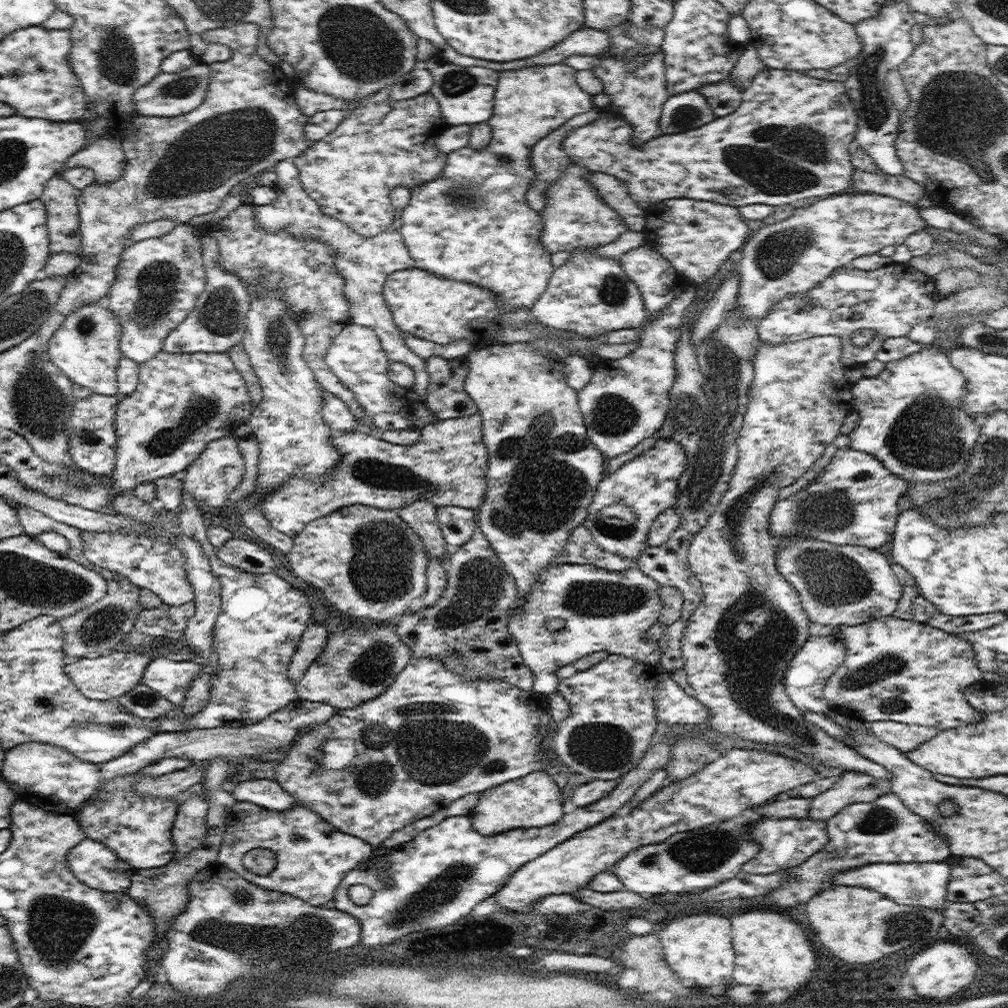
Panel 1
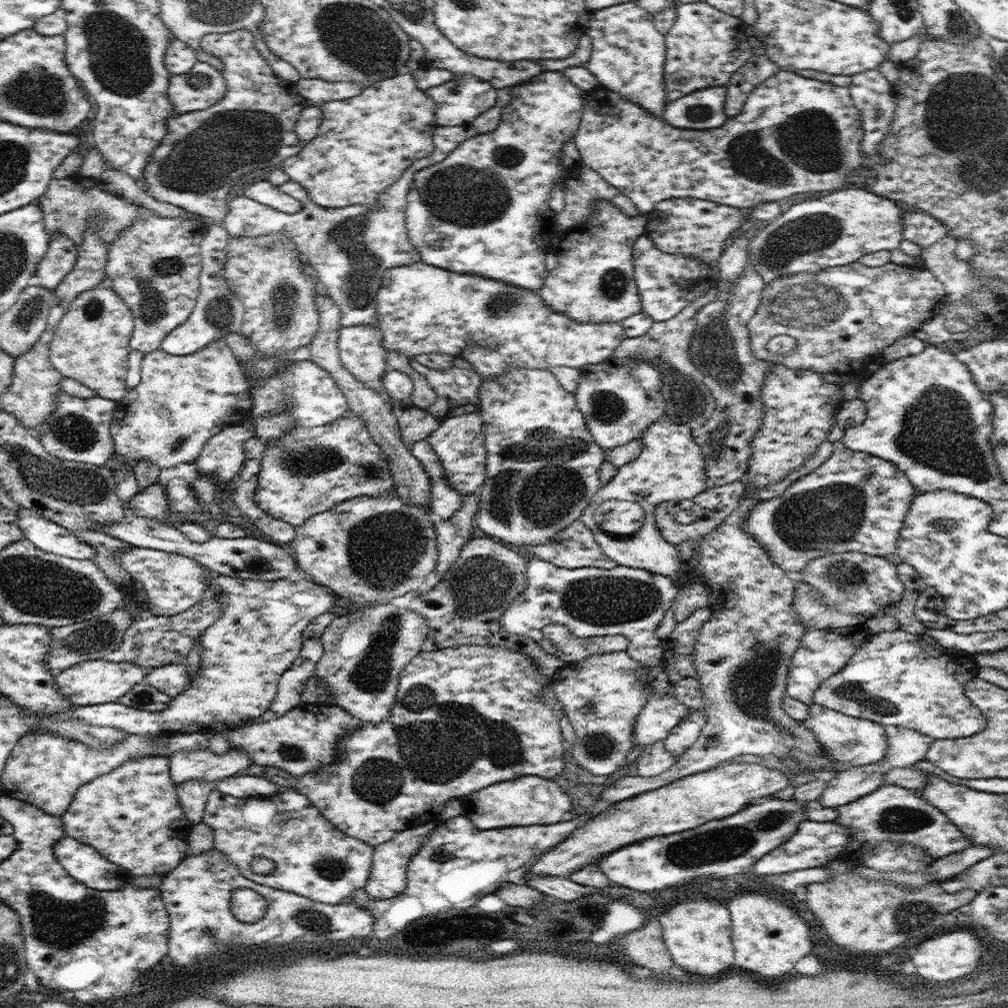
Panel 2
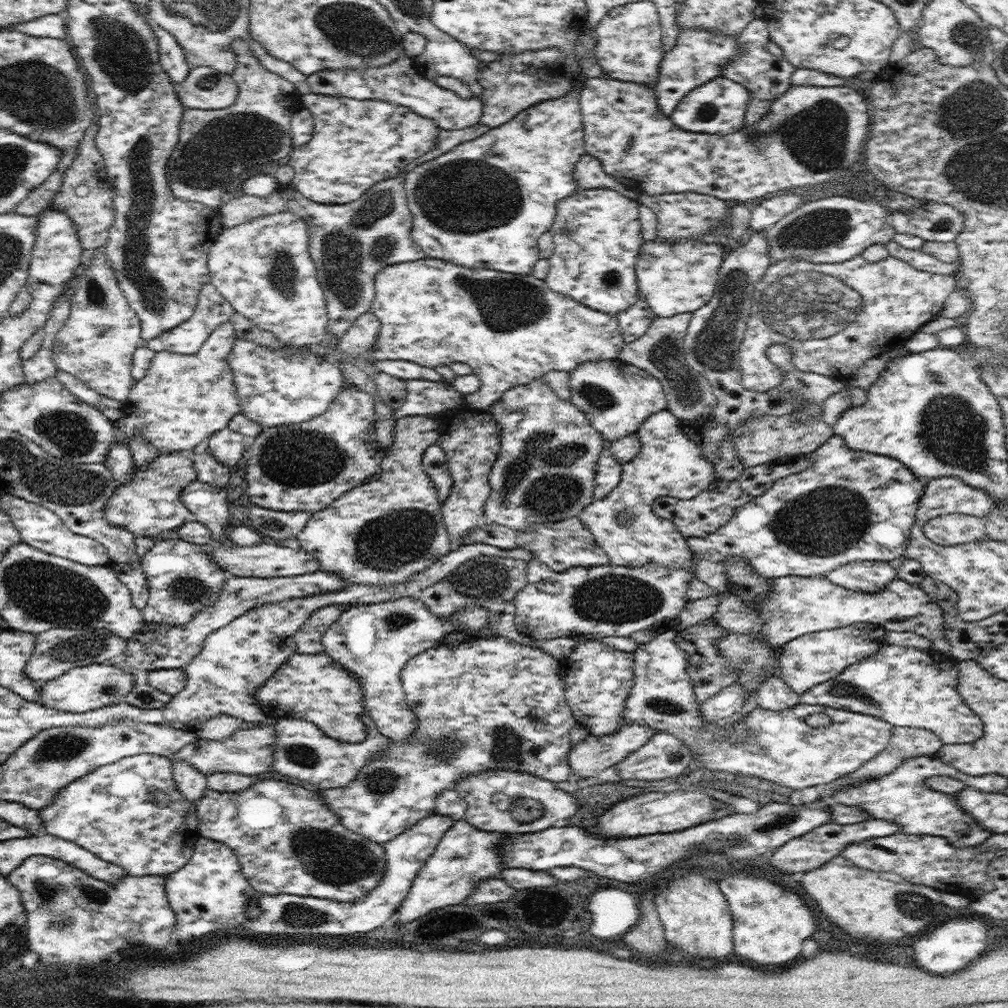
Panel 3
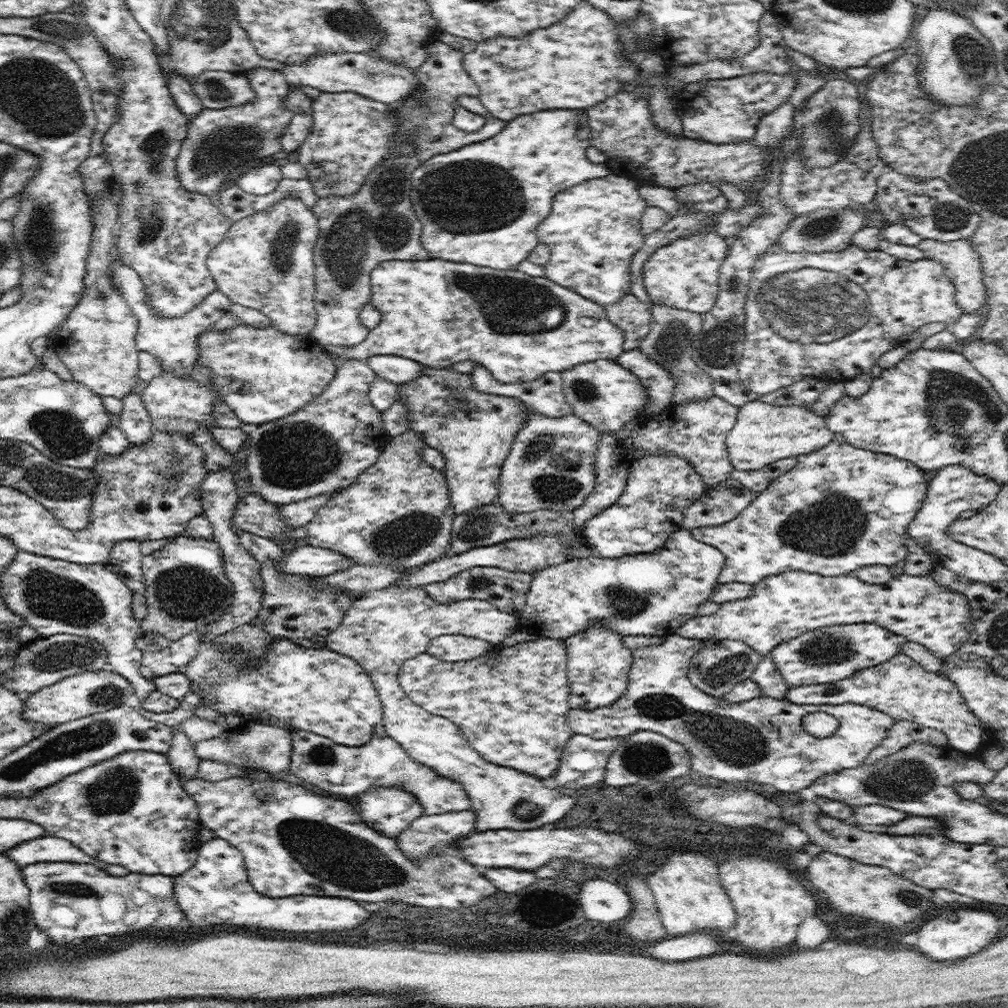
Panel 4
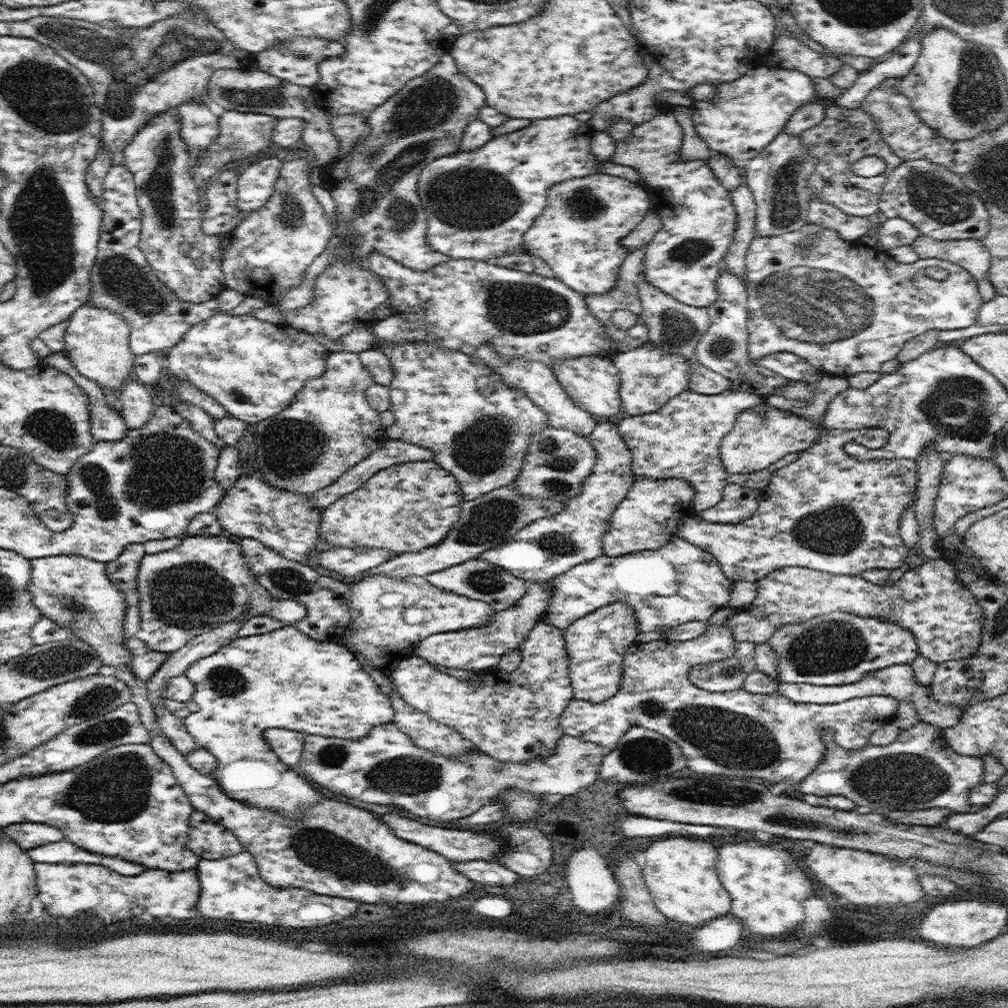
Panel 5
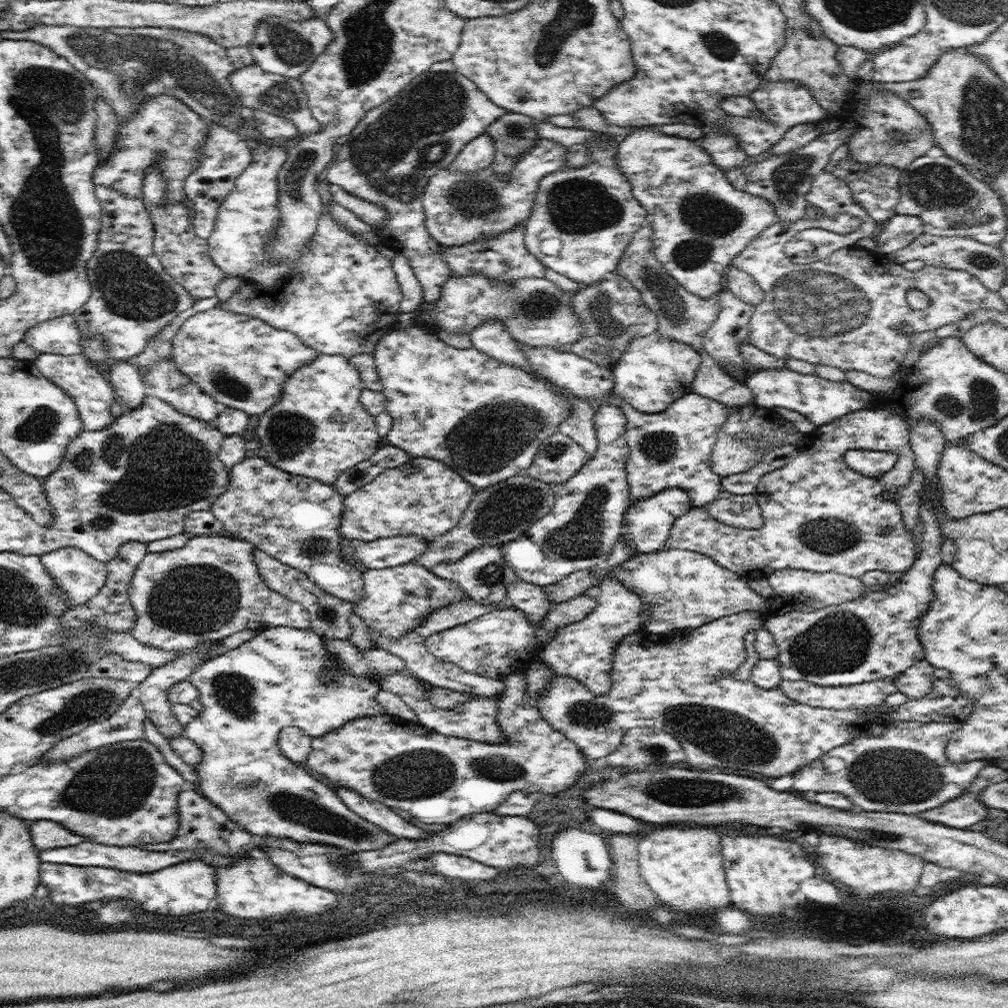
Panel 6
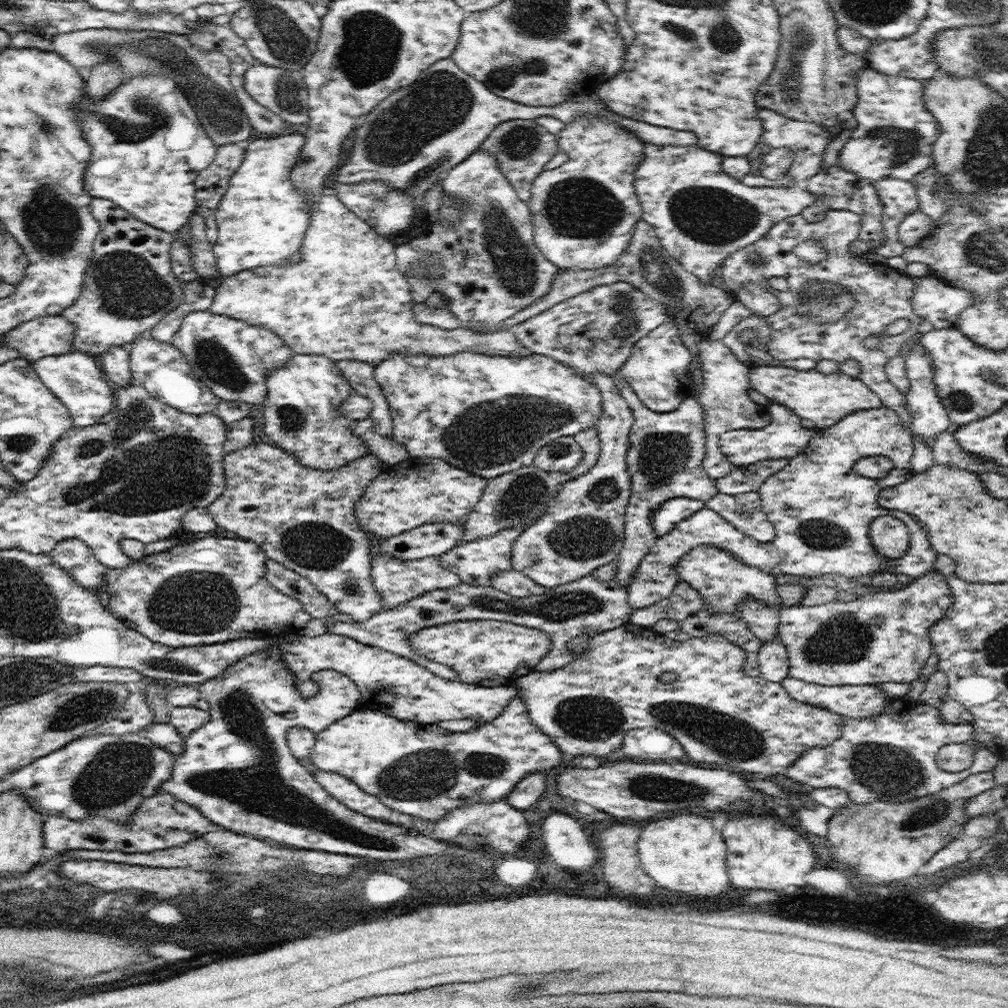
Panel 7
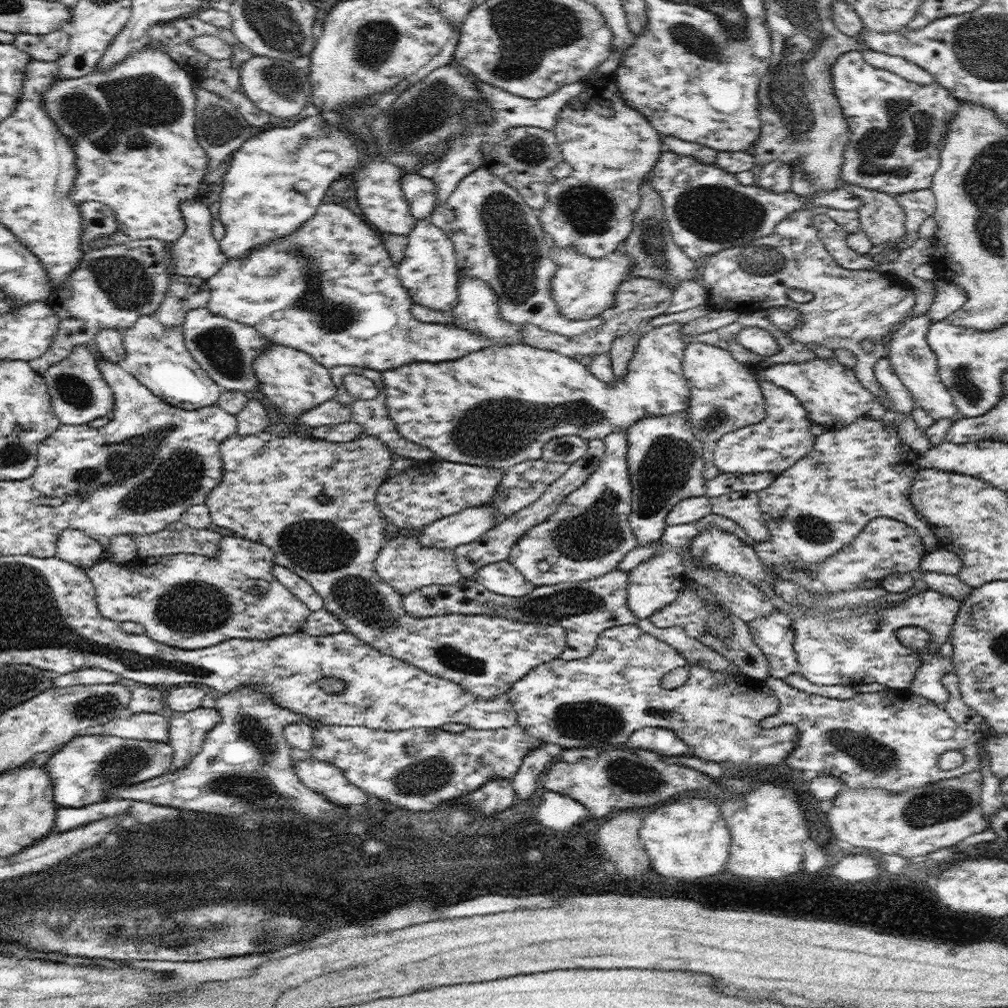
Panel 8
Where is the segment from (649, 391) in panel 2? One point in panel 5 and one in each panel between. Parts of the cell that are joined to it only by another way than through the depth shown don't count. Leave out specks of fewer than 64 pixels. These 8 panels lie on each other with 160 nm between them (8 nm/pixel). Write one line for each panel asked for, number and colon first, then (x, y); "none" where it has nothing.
3: (616, 397)
4: (607, 396)
5: (592, 382)

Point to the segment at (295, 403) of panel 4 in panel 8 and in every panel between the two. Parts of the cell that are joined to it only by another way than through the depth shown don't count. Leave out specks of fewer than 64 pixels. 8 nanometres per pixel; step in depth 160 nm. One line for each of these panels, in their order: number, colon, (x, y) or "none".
5: (254, 369)
6: (241, 361)
7: (233, 358)
8: (225, 349)

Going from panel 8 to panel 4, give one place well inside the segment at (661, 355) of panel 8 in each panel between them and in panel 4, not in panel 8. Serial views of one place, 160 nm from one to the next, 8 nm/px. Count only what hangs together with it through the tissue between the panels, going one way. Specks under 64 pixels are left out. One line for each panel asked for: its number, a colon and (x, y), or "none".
4: (474, 431)
5: (479, 429)
6: (485, 420)
7: (488, 415)

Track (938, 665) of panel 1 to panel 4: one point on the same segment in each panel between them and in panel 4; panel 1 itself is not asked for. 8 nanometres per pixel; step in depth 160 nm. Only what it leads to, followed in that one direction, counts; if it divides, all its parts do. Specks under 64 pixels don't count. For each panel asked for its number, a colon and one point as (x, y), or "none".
2: (898, 678)
3: (906, 687)
4: (903, 689)

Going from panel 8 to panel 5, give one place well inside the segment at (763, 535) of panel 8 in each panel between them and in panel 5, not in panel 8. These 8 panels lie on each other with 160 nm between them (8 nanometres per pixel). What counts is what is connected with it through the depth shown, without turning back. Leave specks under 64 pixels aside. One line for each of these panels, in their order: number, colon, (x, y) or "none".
5: (738, 503)
6: (741, 511)
7: (745, 511)

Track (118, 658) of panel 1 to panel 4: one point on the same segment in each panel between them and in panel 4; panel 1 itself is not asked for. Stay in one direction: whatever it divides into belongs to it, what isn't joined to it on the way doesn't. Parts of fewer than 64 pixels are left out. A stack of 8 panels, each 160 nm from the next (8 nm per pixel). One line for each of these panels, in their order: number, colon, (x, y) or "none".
2: (91, 682)
3: (82, 689)
4: (87, 693)

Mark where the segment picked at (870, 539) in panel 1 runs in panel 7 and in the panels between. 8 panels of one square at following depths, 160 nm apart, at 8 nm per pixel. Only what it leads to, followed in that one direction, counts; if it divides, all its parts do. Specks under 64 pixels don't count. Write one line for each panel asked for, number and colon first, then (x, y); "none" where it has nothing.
2: (853, 502)
3: (848, 506)
4: (839, 508)
5: (828, 511)
6: (820, 515)
7: (821, 508)

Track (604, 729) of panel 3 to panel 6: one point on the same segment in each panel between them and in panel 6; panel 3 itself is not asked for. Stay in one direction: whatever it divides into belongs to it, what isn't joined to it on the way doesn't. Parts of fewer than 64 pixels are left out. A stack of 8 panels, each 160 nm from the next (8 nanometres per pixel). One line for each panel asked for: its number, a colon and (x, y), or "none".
4: (598, 662)
5: (596, 644)
6: (583, 650)

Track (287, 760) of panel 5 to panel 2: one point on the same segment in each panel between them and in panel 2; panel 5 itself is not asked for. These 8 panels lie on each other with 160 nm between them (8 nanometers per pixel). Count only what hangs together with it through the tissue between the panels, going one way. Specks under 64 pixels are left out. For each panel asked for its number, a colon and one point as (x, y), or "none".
2: (203, 764)
3: (250, 752)
4: (269, 748)

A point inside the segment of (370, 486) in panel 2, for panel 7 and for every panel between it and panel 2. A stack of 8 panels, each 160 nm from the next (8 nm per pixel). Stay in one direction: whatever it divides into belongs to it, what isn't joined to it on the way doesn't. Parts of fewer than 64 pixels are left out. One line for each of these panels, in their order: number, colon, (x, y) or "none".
3: (303, 467)
4: (324, 447)
5: (329, 427)
6: (319, 428)
7: (302, 415)

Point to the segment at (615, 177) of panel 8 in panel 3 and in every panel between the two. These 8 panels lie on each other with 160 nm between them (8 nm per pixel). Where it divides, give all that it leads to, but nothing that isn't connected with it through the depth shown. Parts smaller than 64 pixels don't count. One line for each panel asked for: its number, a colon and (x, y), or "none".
3: (597, 235)
4: (593, 231)
5: (580, 234)
6: (582, 220)
7: (584, 212)

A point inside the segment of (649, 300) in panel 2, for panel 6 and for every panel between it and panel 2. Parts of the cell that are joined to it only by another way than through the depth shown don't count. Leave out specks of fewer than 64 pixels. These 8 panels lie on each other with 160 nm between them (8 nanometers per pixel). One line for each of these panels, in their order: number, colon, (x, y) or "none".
3: (674, 279)
4: (684, 274)
5: (698, 219)
6: (701, 222)

